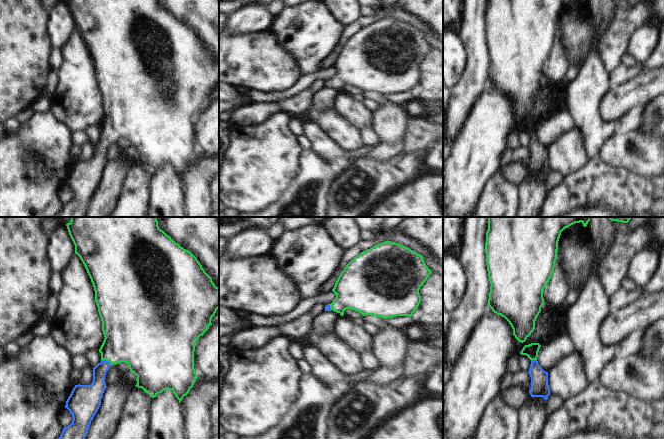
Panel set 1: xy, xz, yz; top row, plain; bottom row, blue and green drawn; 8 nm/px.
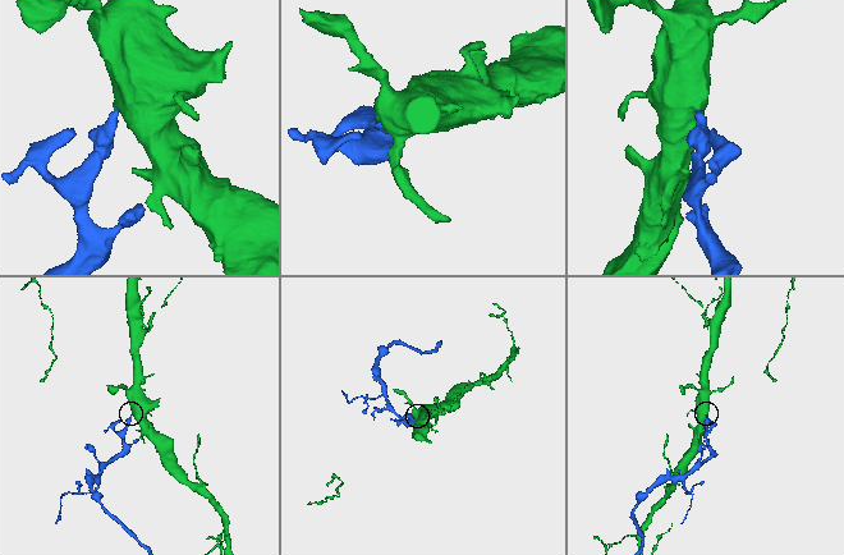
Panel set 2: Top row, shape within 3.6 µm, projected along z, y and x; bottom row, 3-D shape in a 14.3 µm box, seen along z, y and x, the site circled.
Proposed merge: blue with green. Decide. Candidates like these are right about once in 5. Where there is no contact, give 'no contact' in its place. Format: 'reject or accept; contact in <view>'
accept; contact in xy

